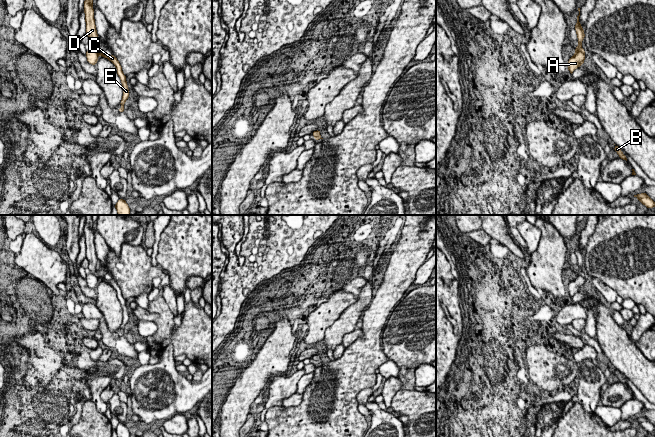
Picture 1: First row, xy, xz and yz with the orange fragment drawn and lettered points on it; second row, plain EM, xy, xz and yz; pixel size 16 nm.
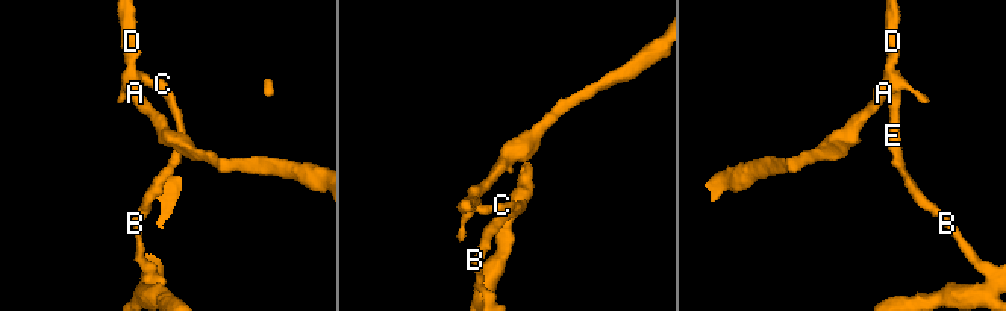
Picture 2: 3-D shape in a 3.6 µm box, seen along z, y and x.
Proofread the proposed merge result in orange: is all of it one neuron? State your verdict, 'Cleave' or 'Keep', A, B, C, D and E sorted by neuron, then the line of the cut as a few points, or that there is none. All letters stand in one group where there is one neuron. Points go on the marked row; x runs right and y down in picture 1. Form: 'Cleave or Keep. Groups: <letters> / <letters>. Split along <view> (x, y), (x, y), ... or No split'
Cleave. Groups: A D / B C E. Split along xy (95, 48), (98, 54)

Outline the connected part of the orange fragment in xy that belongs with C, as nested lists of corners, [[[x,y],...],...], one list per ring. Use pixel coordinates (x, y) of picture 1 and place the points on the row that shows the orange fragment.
[[[95,49],[95,51],[98,53],[98,55],[100,55],[101,57],[104,57],[104,58],[107,58],[108,60],[110,60],[115,66],[116,66],[116,68],[117,68],[117,74],[119,75],[119,77],[120,77],[120,79],[121,79],[121,82],[122,82],[122,86],[123,86],[123,97],[122,97],[122,100],[121,100],[121,102],[120,102],[120,105],[122,106],[121,108],[119,108],[118,109],[118,111],[121,113],[121,112],[124,112],[124,104],[125,104],[125,101],[128,99],[128,97],[129,97],[129,89],[128,89],[128,86],[127,86],[127,82],[126,82],[126,75],[124,75],[123,74],[123,72],[122,72],[122,67],[121,67],[121,65],[120,65],[120,63],[118,62],[118,60],[117,60],[117,58],[114,56],[114,55],[111,55],[111,56],[106,56],[104,53],[99,53],[98,51],[97,51],[97,49]]]

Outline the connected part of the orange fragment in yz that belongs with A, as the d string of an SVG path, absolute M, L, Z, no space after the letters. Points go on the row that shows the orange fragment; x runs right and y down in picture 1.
M578 8L578 11L579 11L579 15L577 16L577 23L575 25L575 30L576 30L576 33L577 33L577 37L578 37L577 42L579 43L579 45L576 46L575 54L568 61L568 70L570 71L571 74L573 73L573 71L576 68L582 66L582 64L584 63L585 57L586 57L586 55L581 51L581 49L582 49L581 43L582 43L582 40L585 38L585 35L584 35L585 32L583 31L583 28L582 28L581 24L579 23L579 20L580 20L580 17L579 17L580 16L580 8Z

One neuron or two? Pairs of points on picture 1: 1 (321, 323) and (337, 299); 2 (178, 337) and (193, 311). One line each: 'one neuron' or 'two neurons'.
1: one neuron
2: one neuron

